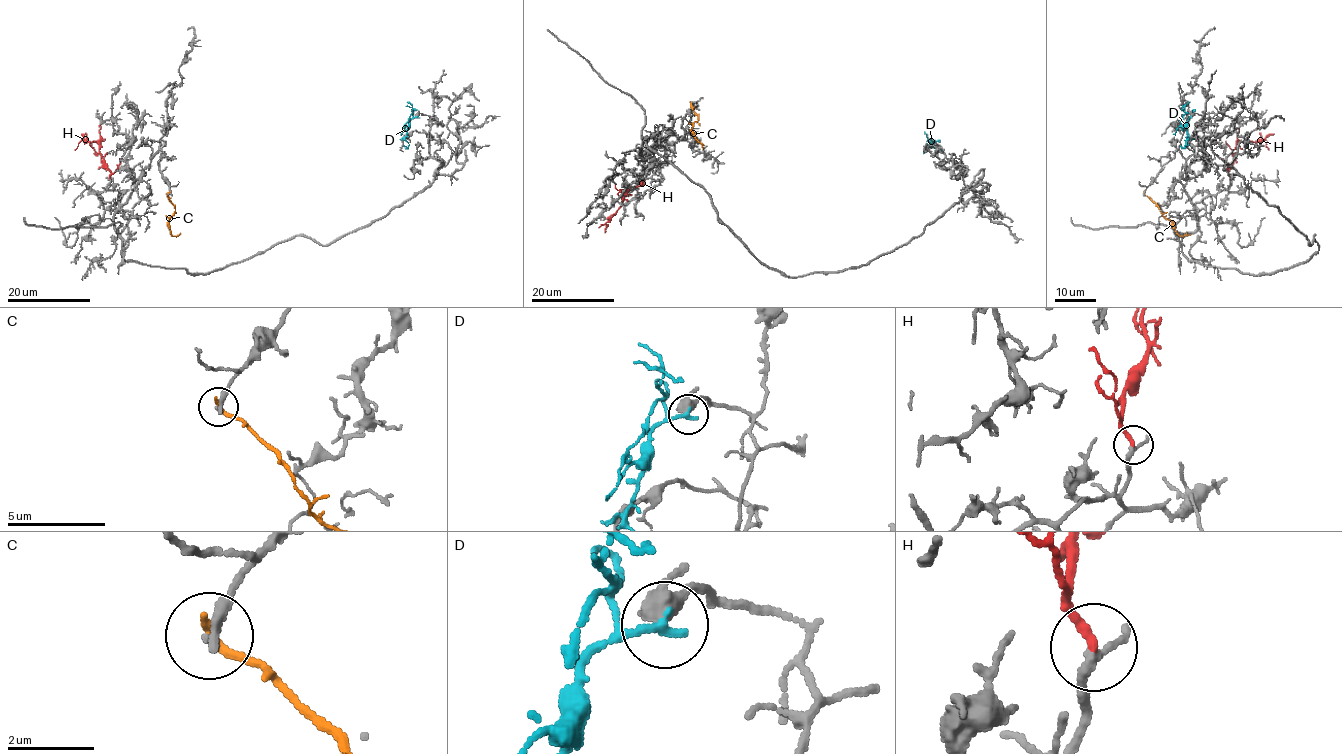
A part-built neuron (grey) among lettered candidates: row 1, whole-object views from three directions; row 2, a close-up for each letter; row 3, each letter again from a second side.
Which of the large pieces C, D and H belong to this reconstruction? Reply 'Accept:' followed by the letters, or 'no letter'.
Accept: H

